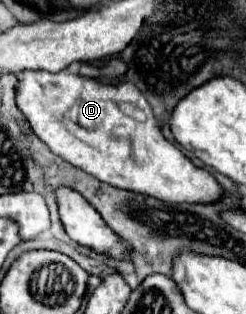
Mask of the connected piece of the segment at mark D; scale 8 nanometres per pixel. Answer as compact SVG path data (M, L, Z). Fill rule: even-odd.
M66 69L66 71L60 71L60 73L26 71L26 73L22 73L22 77L20 77L18 91L16 91L16 101L18 101L20 111L26 115L30 127L32 127L34 133L38 135L38 139L44 141L44 143L50 147L52 153L60 155L64 161L68 161L70 165L74 165L74 167L78 167L78 169L90 173L92 177L96 177L96 179L102 181L102 183L108 183L108 185L112 185L112 187L116 187L116 189L126 189L126 191L132 191L132 193L150 195L150 197L154 197L154 199L162 199L162 201L168 201L168 203L190 203L190 205L198 205L198 203L202 205L202 203L206 203L206 205L208 205L208 203L220 201L222 195L224 195L224 191L222 191L222 187L218 185L218 181L216 181L206 169L196 167L196 165L194 165L194 163L192 163L192 161L190 161L176 145L172 145L172 143L162 135L160 125L158 125L158 121L156 121L156 117L154 117L154 113L152 113L150 103L148 103L146 97L140 93L140 89L138 89L136 85L128 83L128 81L120 81L118 85L114 85L114 83L102 83L102 85L100 85L100 81L96 81L96 79L86 79L86 77L80 77L80 75L74 75L74 73L70 73L68 69Z

